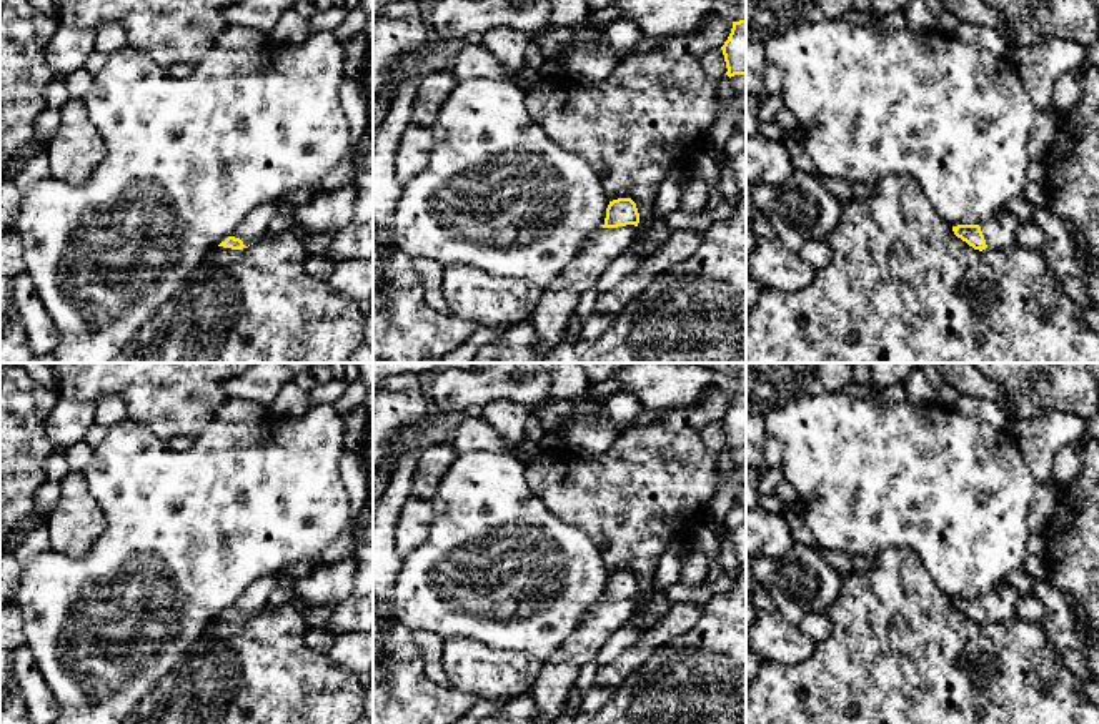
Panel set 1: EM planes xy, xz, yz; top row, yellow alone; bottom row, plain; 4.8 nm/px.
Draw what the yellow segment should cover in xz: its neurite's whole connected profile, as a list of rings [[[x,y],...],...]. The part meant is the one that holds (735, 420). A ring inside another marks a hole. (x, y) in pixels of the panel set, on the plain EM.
[[[746,391],[733,394],[731,406],[721,423],[728,441],[726,448],[729,451],[746,448]]]

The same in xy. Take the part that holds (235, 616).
[[[270,574],[255,579],[233,603],[233,606],[221,614],[218,619],[243,622],[248,621],[256,612],[266,607],[268,596],[275,591],[280,583],[278,574]]]

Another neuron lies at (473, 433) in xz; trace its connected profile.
[[[463,416],[451,439],[458,454],[470,451],[510,453],[510,444],[483,418]]]

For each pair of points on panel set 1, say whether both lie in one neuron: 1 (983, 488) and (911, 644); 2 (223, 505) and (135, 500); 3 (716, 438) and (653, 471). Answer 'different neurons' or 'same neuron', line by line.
1: different neurons
2: same neuron
3: different neurons

